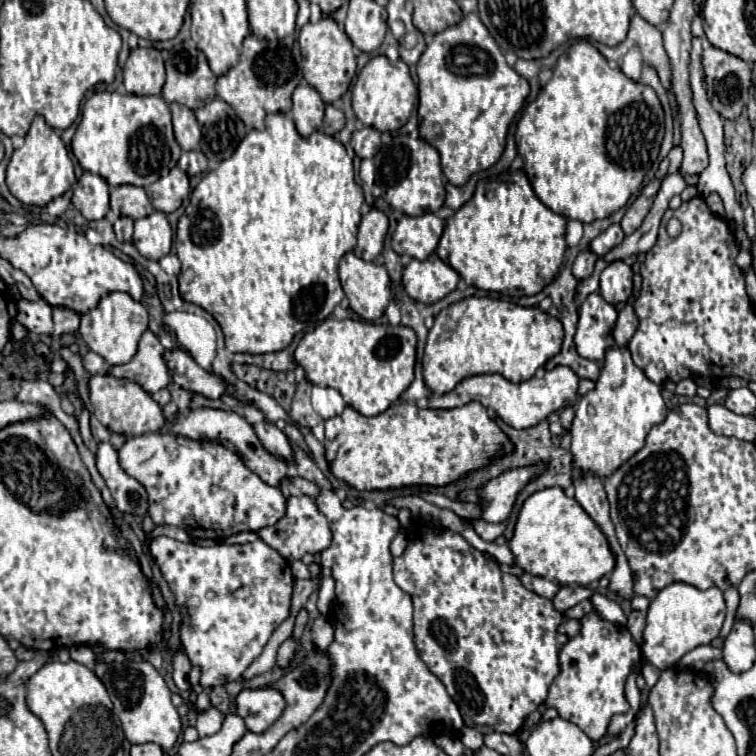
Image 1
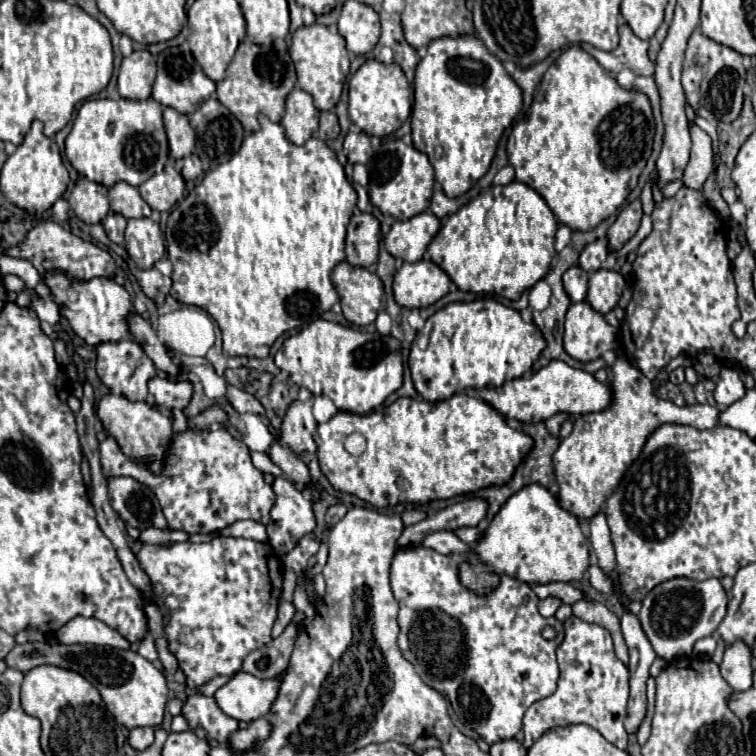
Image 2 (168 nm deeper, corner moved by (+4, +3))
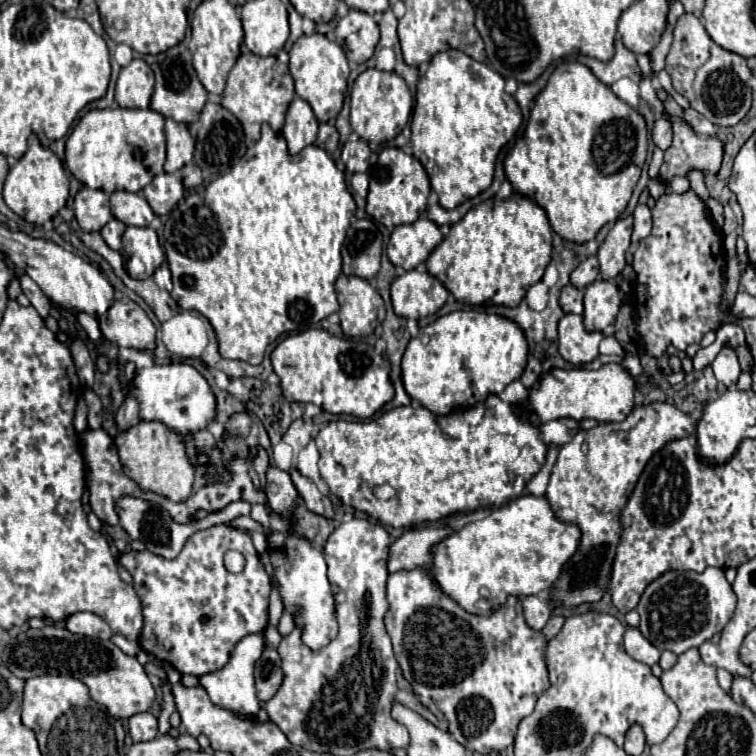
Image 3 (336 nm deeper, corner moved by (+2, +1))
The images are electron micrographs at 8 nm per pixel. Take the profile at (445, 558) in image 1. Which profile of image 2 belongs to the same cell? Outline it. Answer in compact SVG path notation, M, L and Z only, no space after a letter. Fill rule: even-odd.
M414 547L414 549L398 549L396 555L394 555L394 561L392 561L392 567L390 567L390 583L392 583L392 591L394 591L394 597L396 601L400 603L400 613L398 613L398 625L400 625L400 637L398 637L398 645L400 645L400 651L402 655L414 665L416 673L422 677L424 683L428 683L430 687L434 687L436 691L444 693L444 697L450 701L452 709L454 709L454 717L468 729L468 731L476 731L488 745L496 743L496 741L502 741L502 739L508 739L508 737L514 737L520 729L522 729L522 717L524 713L528 711L528 707L532 703L536 703L538 699L544 699L548 695L552 695L556 691L556 681L558 681L558 675L560 675L560 669L558 669L558 663L556 663L556 649L558 645L564 641L564 623L558 621L556 617L542 617L538 613L538 597L536 593L530 589L528 583L522 583L510 575L504 575L504 579L500 579L498 587L494 587L492 591L488 591L486 595L478 595L474 591L470 591L466 585L462 585L460 581L460 565L466 563L468 559L462 555L462 553L452 553L452 555L440 555L432 549L426 549L426 547ZM546 625L552 625L556 629L556 639L554 641L546 641L542 637L542 629Z

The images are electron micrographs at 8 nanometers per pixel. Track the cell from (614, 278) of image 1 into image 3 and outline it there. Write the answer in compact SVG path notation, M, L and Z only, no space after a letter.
M596 279L584 289L584 327L588 333L604 331L614 323L618 309L622 303L622 295L612 281Z

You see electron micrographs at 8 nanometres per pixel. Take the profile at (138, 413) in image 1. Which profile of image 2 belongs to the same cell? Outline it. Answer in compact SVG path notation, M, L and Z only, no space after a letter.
M108 393L100 399L98 417L100 417L106 433L118 441L124 455L128 455L130 459L134 459L138 463L146 463L146 465L150 465L150 469L154 473L160 473L164 453L168 451L168 441L174 435L170 417L160 413L160 409L156 405L150 405L146 401L132 403L124 395L112 395L112 393Z

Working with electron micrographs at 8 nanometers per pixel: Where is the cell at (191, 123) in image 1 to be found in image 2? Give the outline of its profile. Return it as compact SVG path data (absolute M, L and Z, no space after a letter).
M164 107L164 125L168 133L170 143L170 155L176 157L188 157L196 143L196 133L188 123L188 117L178 113L172 107Z

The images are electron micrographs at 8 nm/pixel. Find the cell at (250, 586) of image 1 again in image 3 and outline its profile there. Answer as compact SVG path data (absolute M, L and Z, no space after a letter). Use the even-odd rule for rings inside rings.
M212 525L204 531L194 533L186 547L182 549L182 555L178 559L158 559L158 555L150 555L150 551L130 551L120 553L116 559L118 565L122 565L132 575L132 587L136 595L142 601L142 615L144 615L144 627L140 633L140 649L152 653L156 659L170 663L180 673L190 675L204 675L210 671L216 671L218 667L224 667L230 659L230 651L234 645L250 635L266 629L268 623L268 597L270 597L270 579L264 569L264 565L258 559L258 553L252 545L250 533L232 525ZM236 549L246 557L246 567L242 573L228 573L224 567L224 553ZM202 615L208 617L206 623L202 623Z

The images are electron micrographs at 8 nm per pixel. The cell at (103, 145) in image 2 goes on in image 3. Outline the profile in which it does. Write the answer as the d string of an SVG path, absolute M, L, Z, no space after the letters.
M92 109L88 111L72 129L66 141L66 165L70 173L90 189L100 189L104 193L132 191L138 193L150 183L150 179L162 173L166 159L166 137L164 137L164 117L152 109Z

